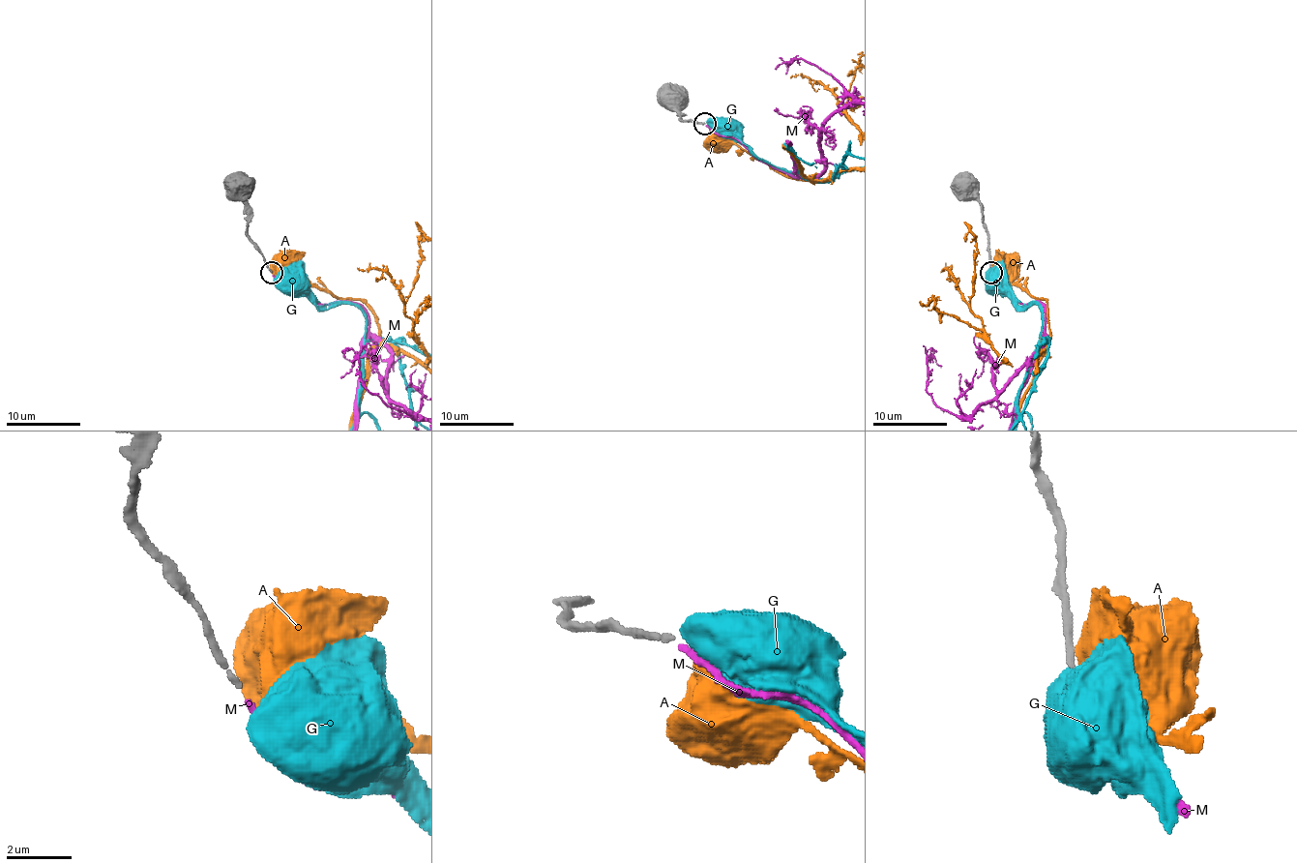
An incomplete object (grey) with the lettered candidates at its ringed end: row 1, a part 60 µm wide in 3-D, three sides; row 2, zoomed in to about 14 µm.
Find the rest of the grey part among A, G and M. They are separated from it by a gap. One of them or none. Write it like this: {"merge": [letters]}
{"merge": ["M"]}

